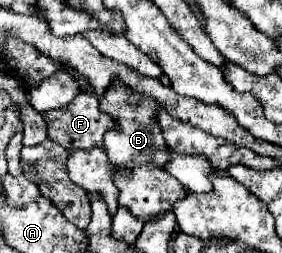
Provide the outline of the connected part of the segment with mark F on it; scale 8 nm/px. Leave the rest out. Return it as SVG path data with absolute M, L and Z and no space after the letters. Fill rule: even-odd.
M80 93L68 105L62 105L60 109L44 111L42 115L48 123L48 137L68 151L74 151L74 149L88 151L92 147L102 147L104 133L116 129L116 119L108 113L102 113L100 101L94 95L86 95L86 93Z

